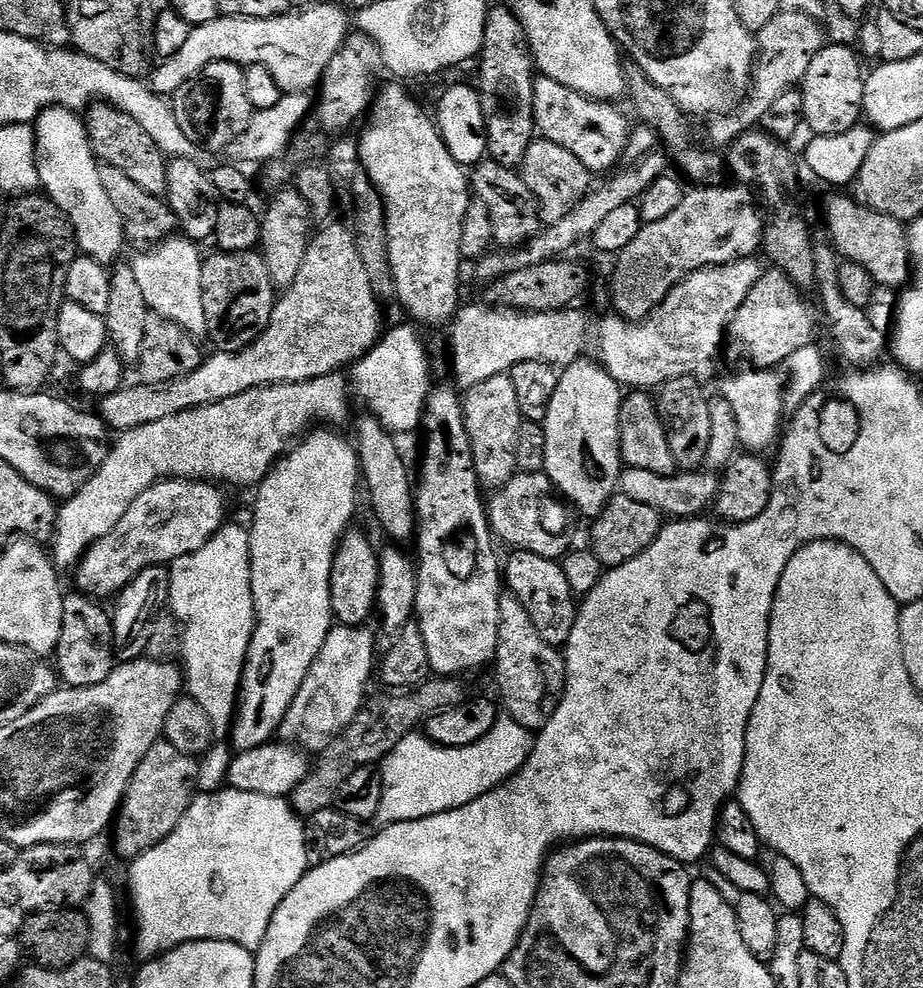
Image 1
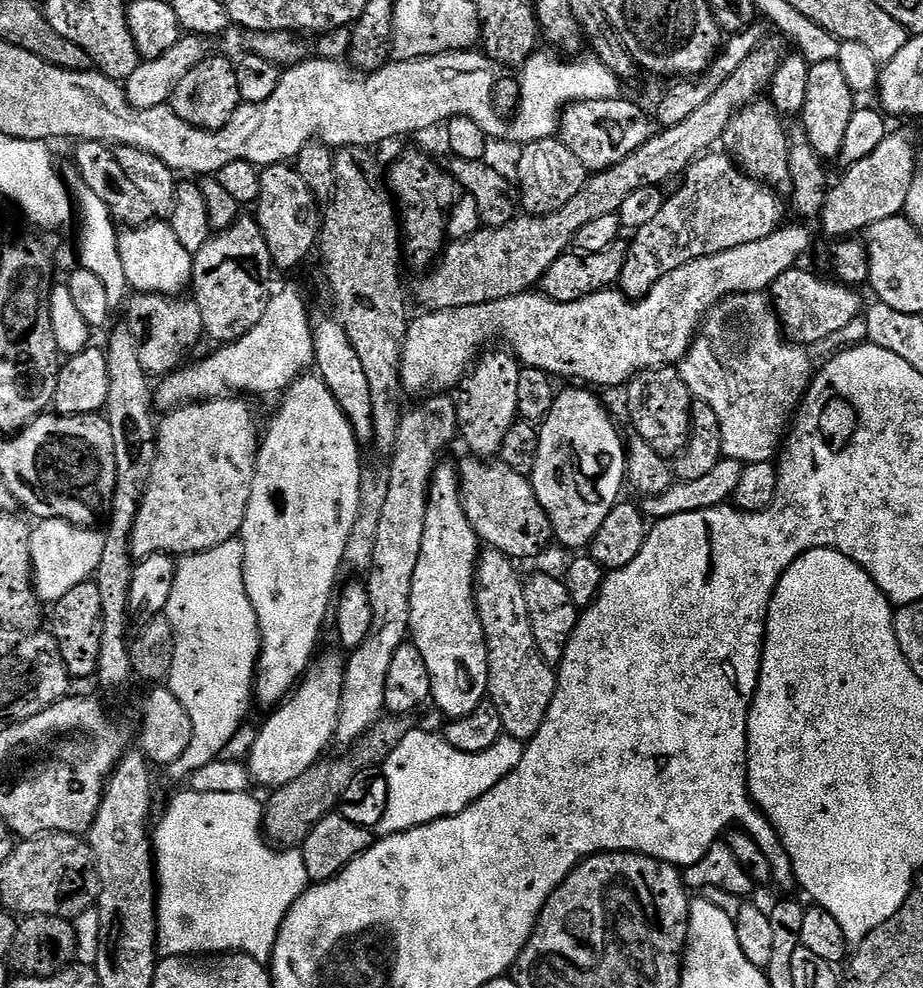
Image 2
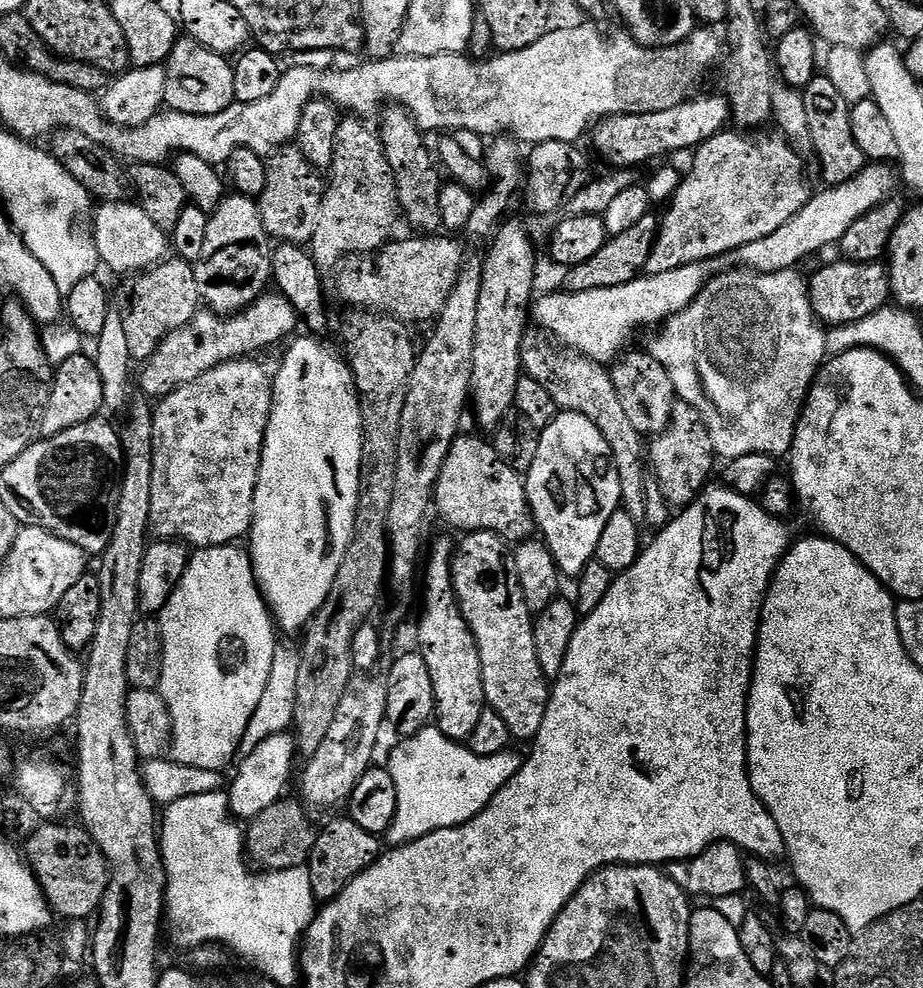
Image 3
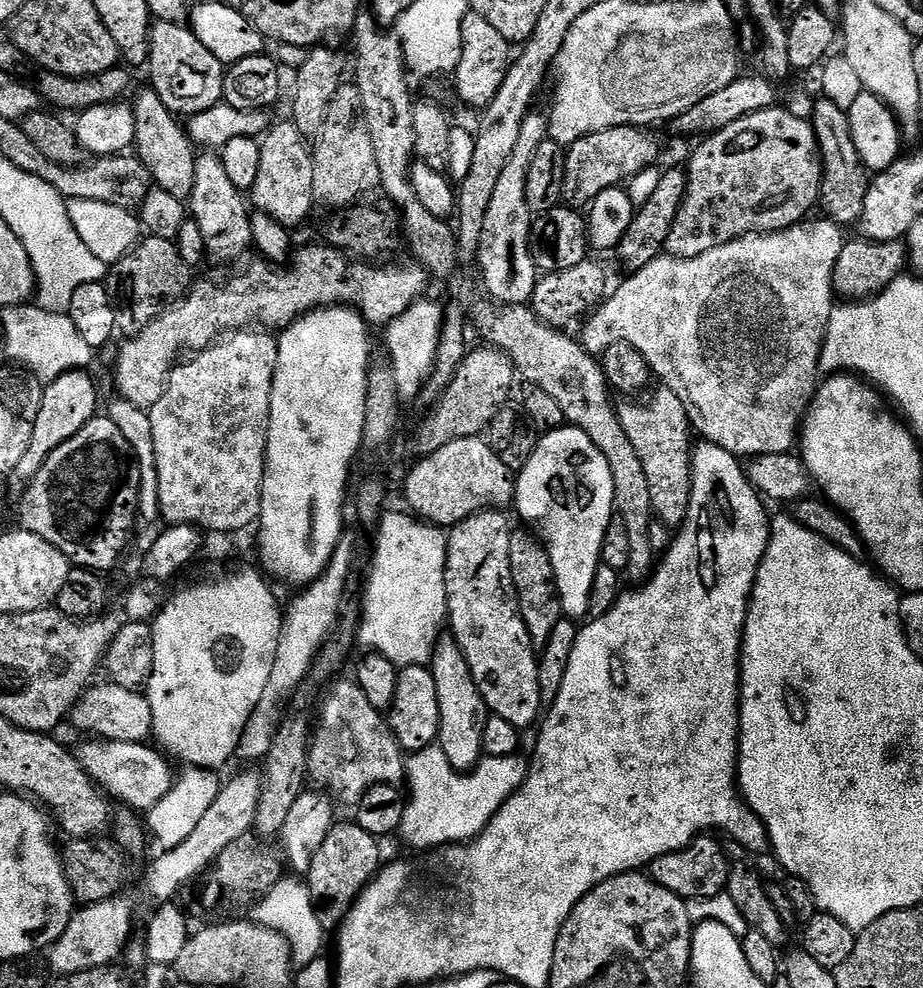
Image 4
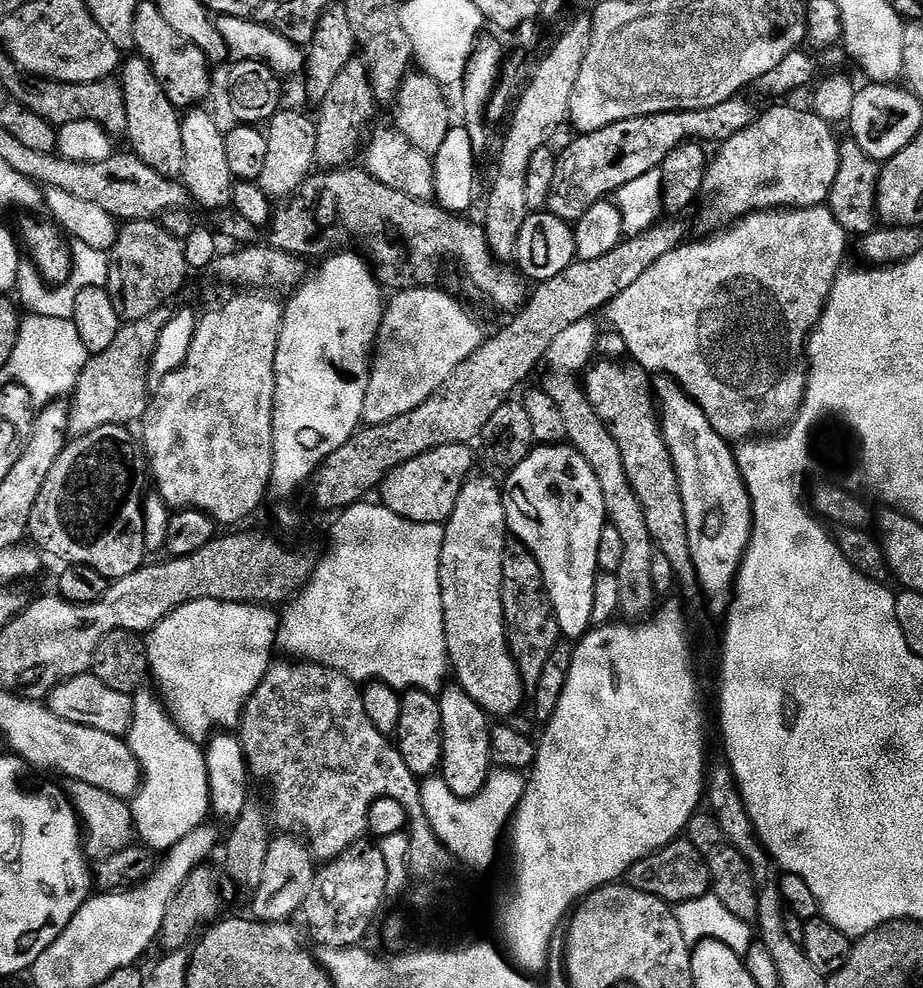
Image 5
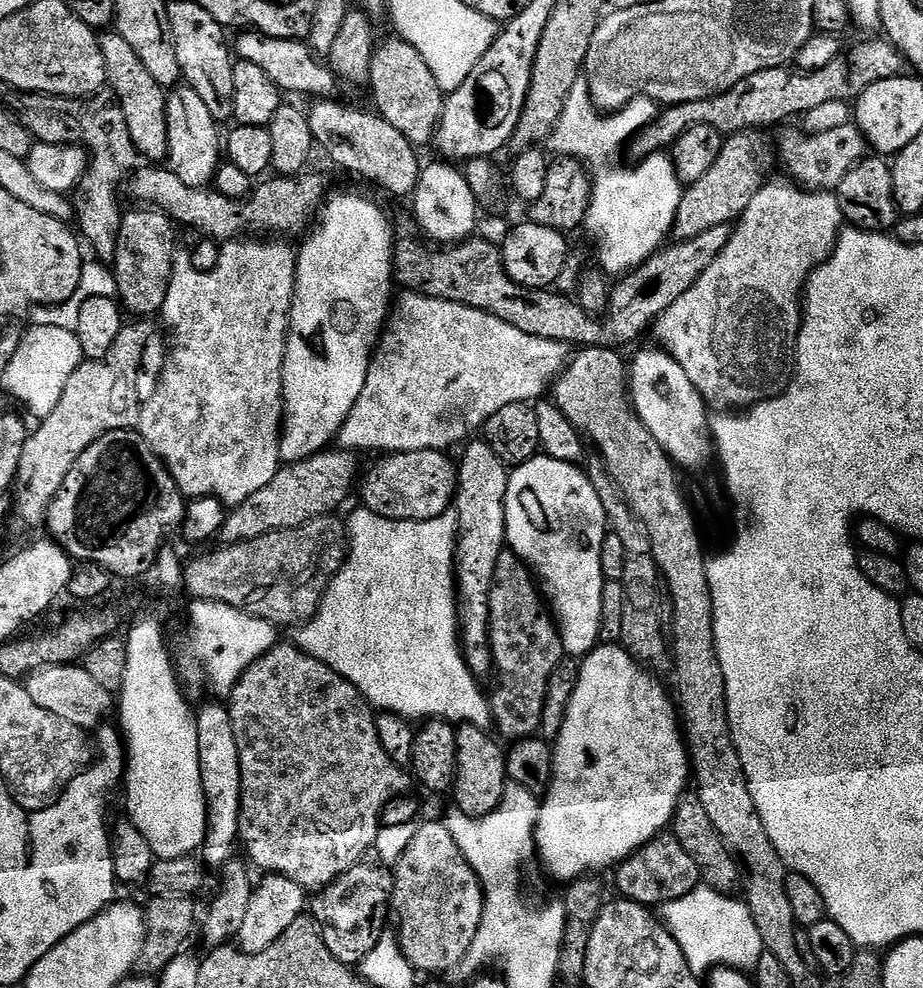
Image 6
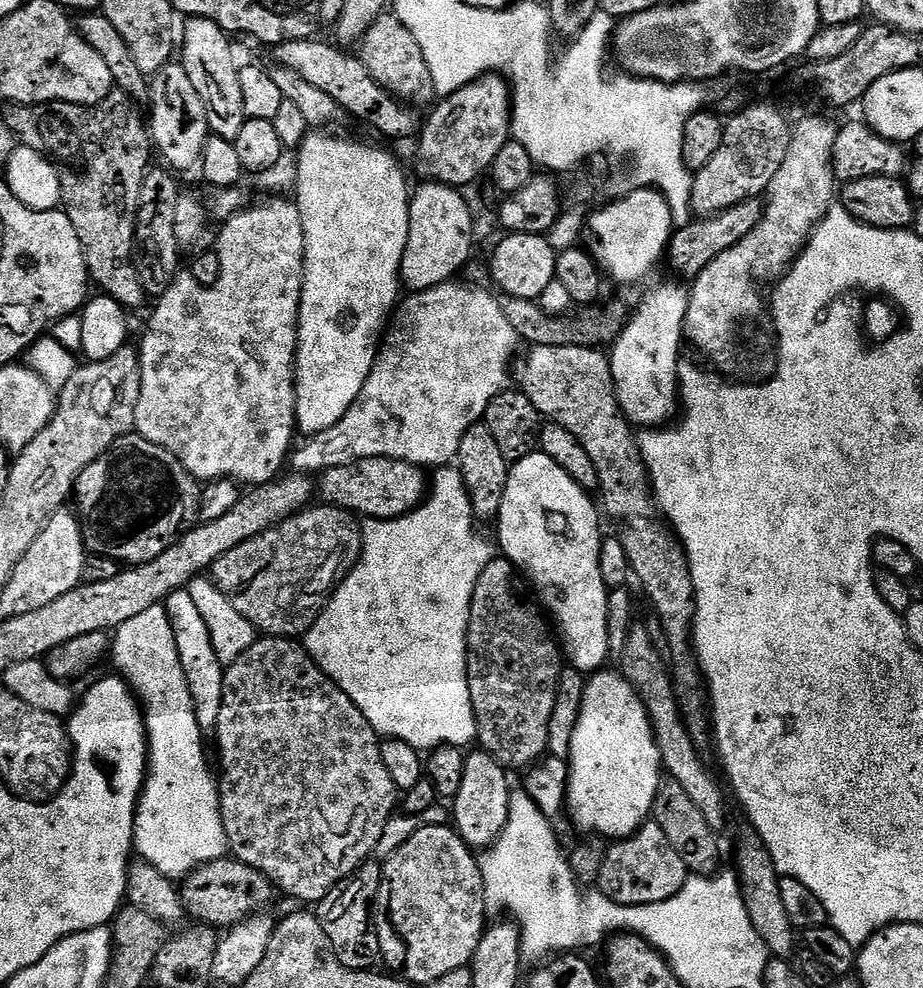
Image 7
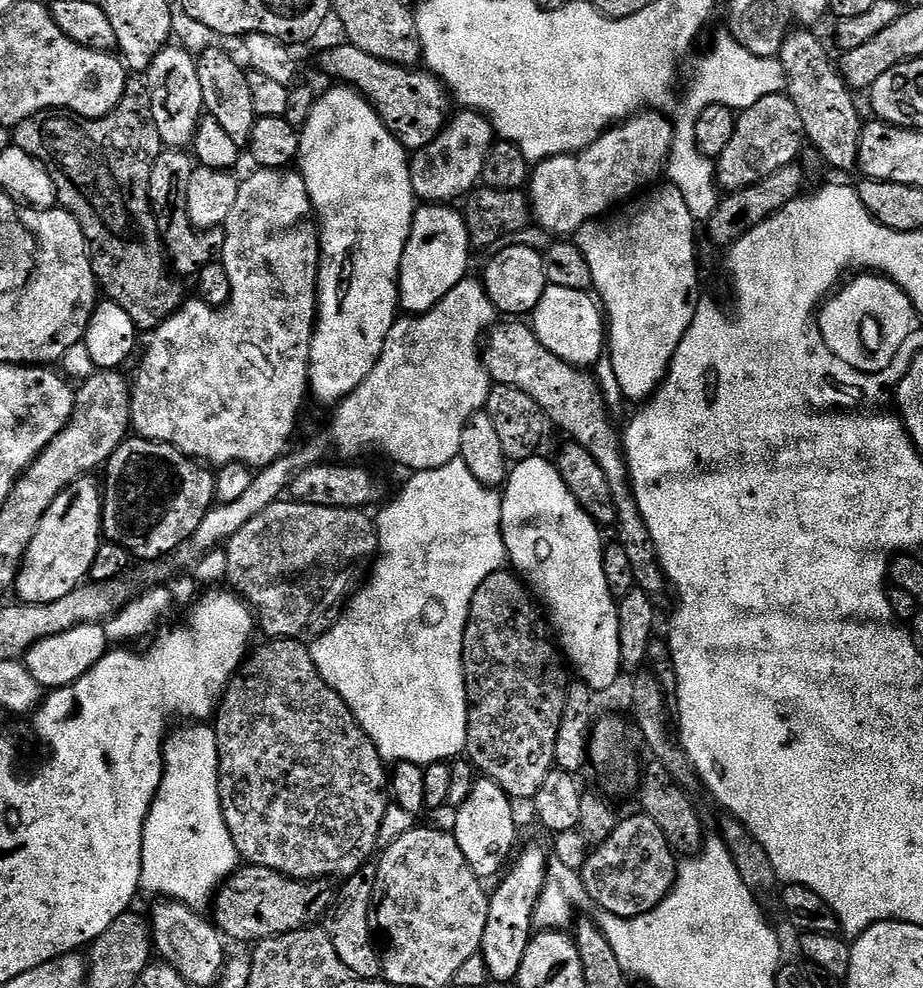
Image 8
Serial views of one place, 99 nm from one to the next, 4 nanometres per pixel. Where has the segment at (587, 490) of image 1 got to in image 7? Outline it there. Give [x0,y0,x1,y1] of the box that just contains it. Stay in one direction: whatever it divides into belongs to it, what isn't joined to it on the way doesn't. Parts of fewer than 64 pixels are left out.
[498,450,612,674]

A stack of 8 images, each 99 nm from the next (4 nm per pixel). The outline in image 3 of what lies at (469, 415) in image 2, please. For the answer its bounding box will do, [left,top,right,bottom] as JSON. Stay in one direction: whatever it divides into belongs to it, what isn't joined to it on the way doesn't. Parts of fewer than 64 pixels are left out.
[470,219,536,433]

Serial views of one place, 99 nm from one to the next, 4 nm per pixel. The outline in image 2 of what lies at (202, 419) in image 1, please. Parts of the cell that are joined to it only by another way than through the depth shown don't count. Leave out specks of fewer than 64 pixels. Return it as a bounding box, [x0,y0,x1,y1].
[30,520,104,606]

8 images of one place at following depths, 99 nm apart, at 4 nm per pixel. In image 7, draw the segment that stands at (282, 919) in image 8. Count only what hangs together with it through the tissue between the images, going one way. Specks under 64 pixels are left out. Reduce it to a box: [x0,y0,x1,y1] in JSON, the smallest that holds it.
[178,858,274,930]

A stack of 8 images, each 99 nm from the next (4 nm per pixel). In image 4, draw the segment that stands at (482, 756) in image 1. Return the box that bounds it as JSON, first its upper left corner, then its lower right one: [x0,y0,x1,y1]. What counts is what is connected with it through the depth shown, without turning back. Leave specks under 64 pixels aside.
[399,746,529,850]

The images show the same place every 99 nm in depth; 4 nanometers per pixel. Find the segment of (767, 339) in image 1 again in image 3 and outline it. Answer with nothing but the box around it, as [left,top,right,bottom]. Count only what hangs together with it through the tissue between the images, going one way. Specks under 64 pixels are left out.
[808,260,892,326]

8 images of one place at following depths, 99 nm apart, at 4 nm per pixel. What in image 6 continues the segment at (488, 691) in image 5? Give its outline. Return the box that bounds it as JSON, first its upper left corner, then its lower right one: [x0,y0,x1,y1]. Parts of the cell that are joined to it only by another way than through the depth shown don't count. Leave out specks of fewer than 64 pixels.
[454,438,510,678]

